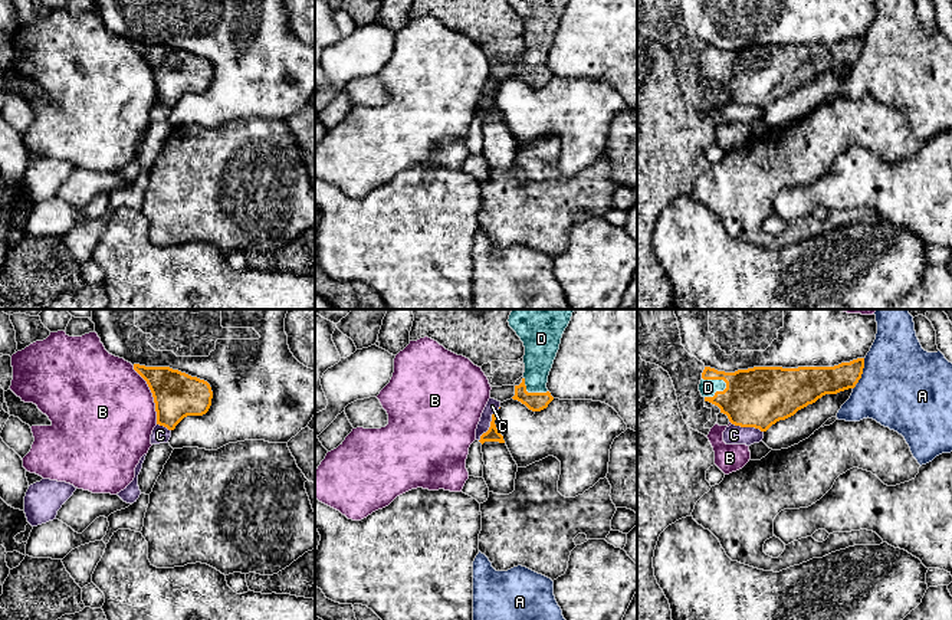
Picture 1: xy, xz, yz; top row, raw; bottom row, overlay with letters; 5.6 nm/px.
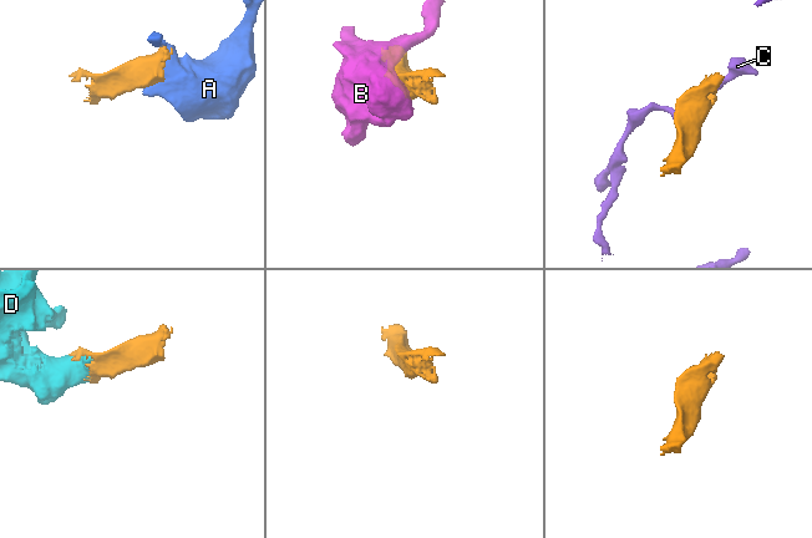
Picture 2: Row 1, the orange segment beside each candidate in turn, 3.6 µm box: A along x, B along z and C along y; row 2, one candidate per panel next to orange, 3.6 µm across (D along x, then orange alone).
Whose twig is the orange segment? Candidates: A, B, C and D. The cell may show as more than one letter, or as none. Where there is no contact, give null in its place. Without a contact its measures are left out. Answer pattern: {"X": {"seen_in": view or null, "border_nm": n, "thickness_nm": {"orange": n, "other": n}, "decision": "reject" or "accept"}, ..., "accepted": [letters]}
{"A": {"seen_in": "yz", "border_nm": 190, "thickness_nm": {"orange": 160, "other": 480}, "decision": "reject"}, "B": {"seen_in": "xy", "border_nm": 360, "thickness_nm": {"orange": 260, "other": 480}, "decision": "reject"}, "C": {"seen_in": "xz", "border_nm": 200, "thickness_nm": {"orange": 80, "other": 70}, "decision": "reject"}, "D": {"seen_in": "yz", "border_nm": 160, "thickness_nm": {"orange": 340, "other": 100}, "decision": "accept"}, "accepted": ["D"]}

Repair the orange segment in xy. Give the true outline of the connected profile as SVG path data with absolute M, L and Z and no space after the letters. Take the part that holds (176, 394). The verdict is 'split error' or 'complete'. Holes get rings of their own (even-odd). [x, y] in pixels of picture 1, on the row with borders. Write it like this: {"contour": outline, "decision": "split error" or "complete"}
{"contour": "M170 367L134 370L147 381L155 403L157 424L174 430L187 416L203 416L211 406L213 391L207 381Z", "decision": "complete"}

